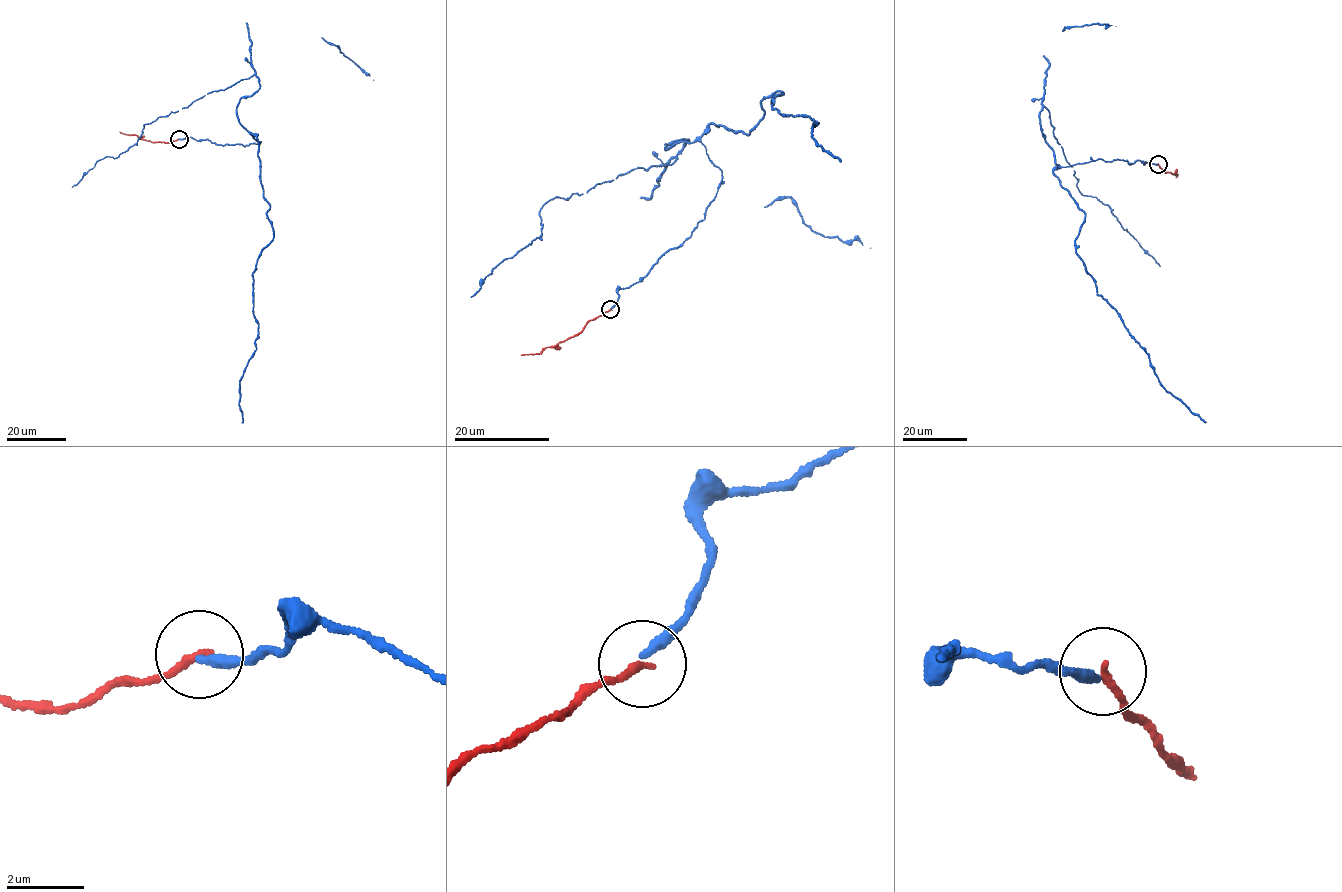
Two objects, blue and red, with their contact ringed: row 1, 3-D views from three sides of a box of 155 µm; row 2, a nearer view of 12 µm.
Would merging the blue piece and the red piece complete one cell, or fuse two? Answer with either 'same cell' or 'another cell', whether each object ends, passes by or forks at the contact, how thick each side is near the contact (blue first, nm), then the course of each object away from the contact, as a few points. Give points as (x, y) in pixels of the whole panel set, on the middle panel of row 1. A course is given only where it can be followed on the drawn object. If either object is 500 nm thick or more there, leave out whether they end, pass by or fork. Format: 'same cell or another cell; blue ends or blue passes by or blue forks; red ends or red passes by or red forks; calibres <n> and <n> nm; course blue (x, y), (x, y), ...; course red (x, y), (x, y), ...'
same cell; blue ends; red ends; calibres 280 and 200 nm; course blue (610, 308), (704, 219), (711, 122), (749, 134), (781, 92), (771, 107), (819, 122), (839, 160); course red (610, 309), (595, 317), (578, 333), (539, 353), (521, 355)

